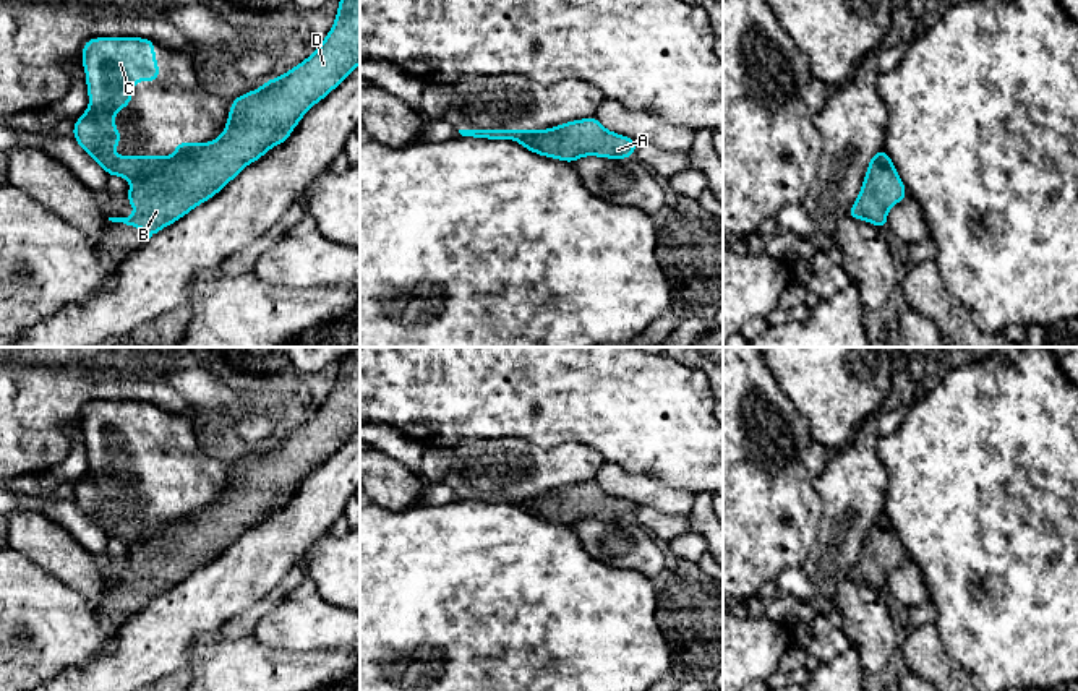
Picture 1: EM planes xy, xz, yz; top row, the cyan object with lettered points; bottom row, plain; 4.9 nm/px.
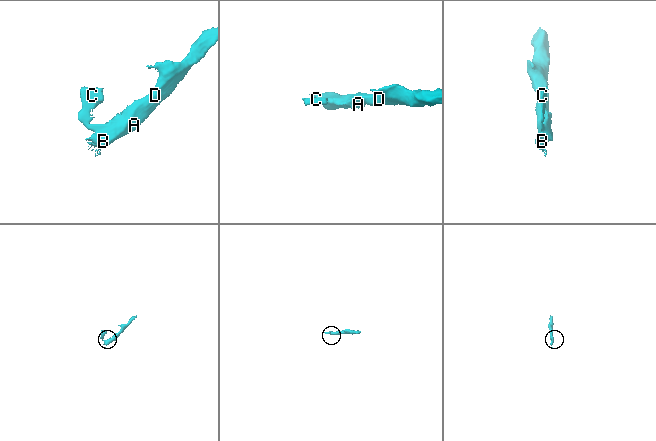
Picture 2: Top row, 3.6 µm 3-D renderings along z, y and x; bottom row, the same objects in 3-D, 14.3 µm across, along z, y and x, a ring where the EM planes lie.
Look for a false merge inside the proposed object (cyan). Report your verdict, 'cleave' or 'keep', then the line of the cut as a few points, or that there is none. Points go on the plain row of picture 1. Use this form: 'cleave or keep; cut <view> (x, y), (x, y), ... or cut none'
cleave; cut xy (203, 508), (159, 527), (148, 539), (140, 539), (132, 545)

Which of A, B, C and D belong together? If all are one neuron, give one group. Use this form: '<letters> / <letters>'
A B D / C

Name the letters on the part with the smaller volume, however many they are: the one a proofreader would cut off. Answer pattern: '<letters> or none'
C

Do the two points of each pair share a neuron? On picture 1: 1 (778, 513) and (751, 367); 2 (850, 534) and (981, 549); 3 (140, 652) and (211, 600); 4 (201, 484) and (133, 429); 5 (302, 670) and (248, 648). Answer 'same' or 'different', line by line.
1: same
2: different
3: same
4: same
5: same

